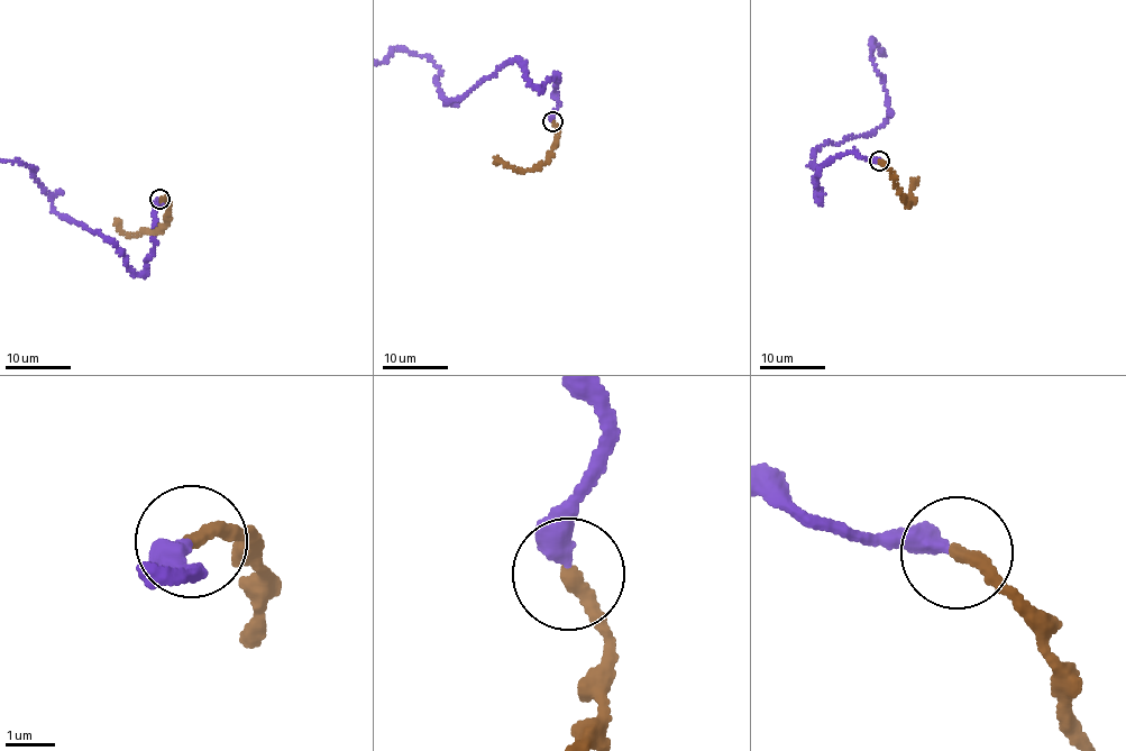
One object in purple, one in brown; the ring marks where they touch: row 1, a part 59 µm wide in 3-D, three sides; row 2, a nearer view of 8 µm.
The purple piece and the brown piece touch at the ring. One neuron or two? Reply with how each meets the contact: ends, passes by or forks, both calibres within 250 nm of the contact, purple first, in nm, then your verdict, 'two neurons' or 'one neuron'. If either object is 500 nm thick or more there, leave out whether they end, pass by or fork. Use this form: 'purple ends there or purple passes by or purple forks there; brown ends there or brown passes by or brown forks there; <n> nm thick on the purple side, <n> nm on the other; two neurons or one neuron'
purple ends there; brown ends there; 440 nm thick on the purple side, 280 nm on the other; one neuron

